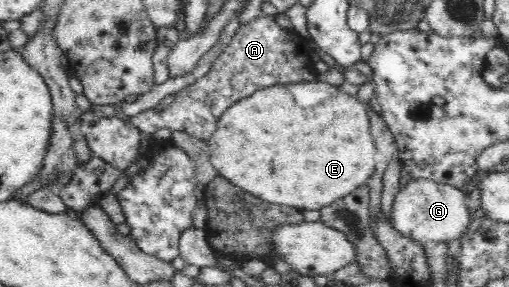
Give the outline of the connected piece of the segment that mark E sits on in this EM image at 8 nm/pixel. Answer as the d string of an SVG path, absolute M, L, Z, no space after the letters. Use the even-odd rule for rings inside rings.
M314 80L311 82L278 84L255 91L250 97L241 99L232 107L229 107L217 121L216 131L207 141L209 145L209 159L212 166L218 171L219 176L230 181L232 185L268 203L280 203L280 205L294 207L295 209L320 210L334 201L350 195L362 185L367 184L368 179L375 171L376 145L372 137L371 123L366 111L366 105L358 100L358 96L348 95L341 87Z

